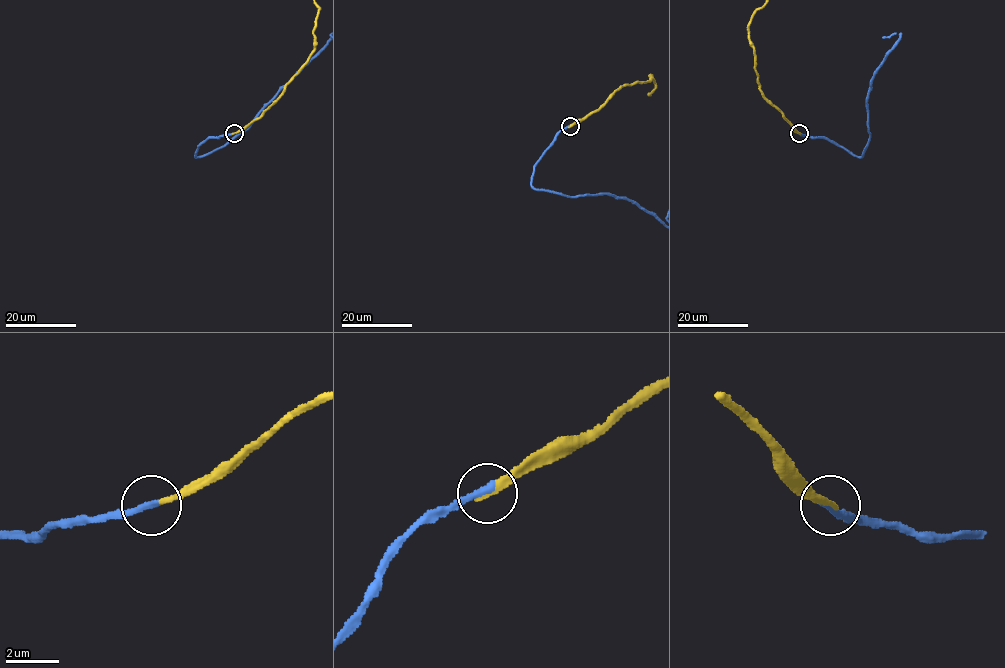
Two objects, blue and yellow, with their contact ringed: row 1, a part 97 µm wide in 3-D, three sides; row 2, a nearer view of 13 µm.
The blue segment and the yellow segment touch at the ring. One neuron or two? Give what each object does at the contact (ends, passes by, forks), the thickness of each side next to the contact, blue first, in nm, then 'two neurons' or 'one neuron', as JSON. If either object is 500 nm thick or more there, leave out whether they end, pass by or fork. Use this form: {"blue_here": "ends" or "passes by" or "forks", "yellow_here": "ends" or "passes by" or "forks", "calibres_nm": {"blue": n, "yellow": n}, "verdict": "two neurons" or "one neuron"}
{"blue_here": "ends", "yellow_here": "ends", "calibres_nm": {"blue": 280, "yellow": 240}, "verdict": "one neuron"}

